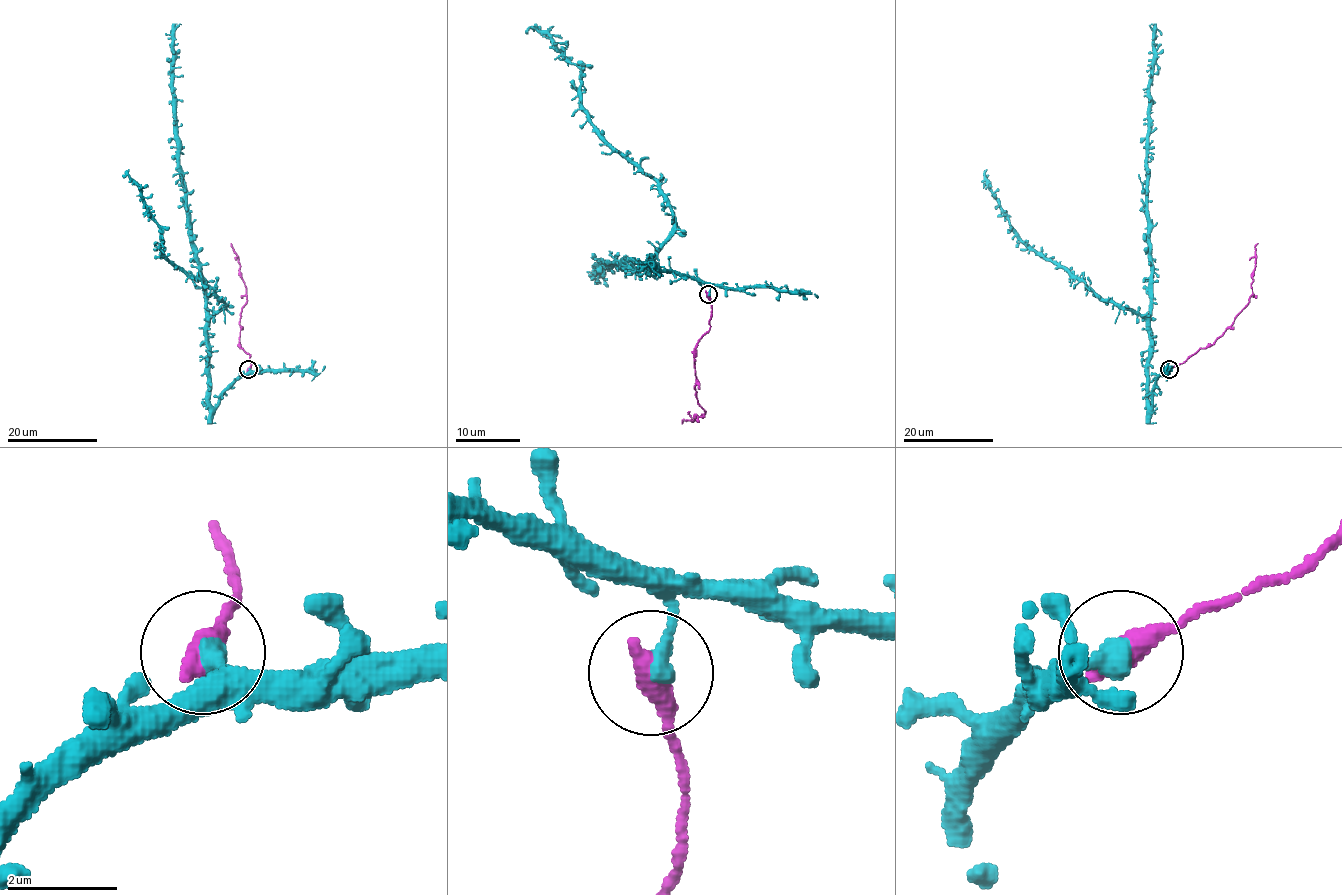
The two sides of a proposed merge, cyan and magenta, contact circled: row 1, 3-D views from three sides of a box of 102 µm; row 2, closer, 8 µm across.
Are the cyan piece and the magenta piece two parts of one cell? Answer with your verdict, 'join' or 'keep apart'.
keep apart

